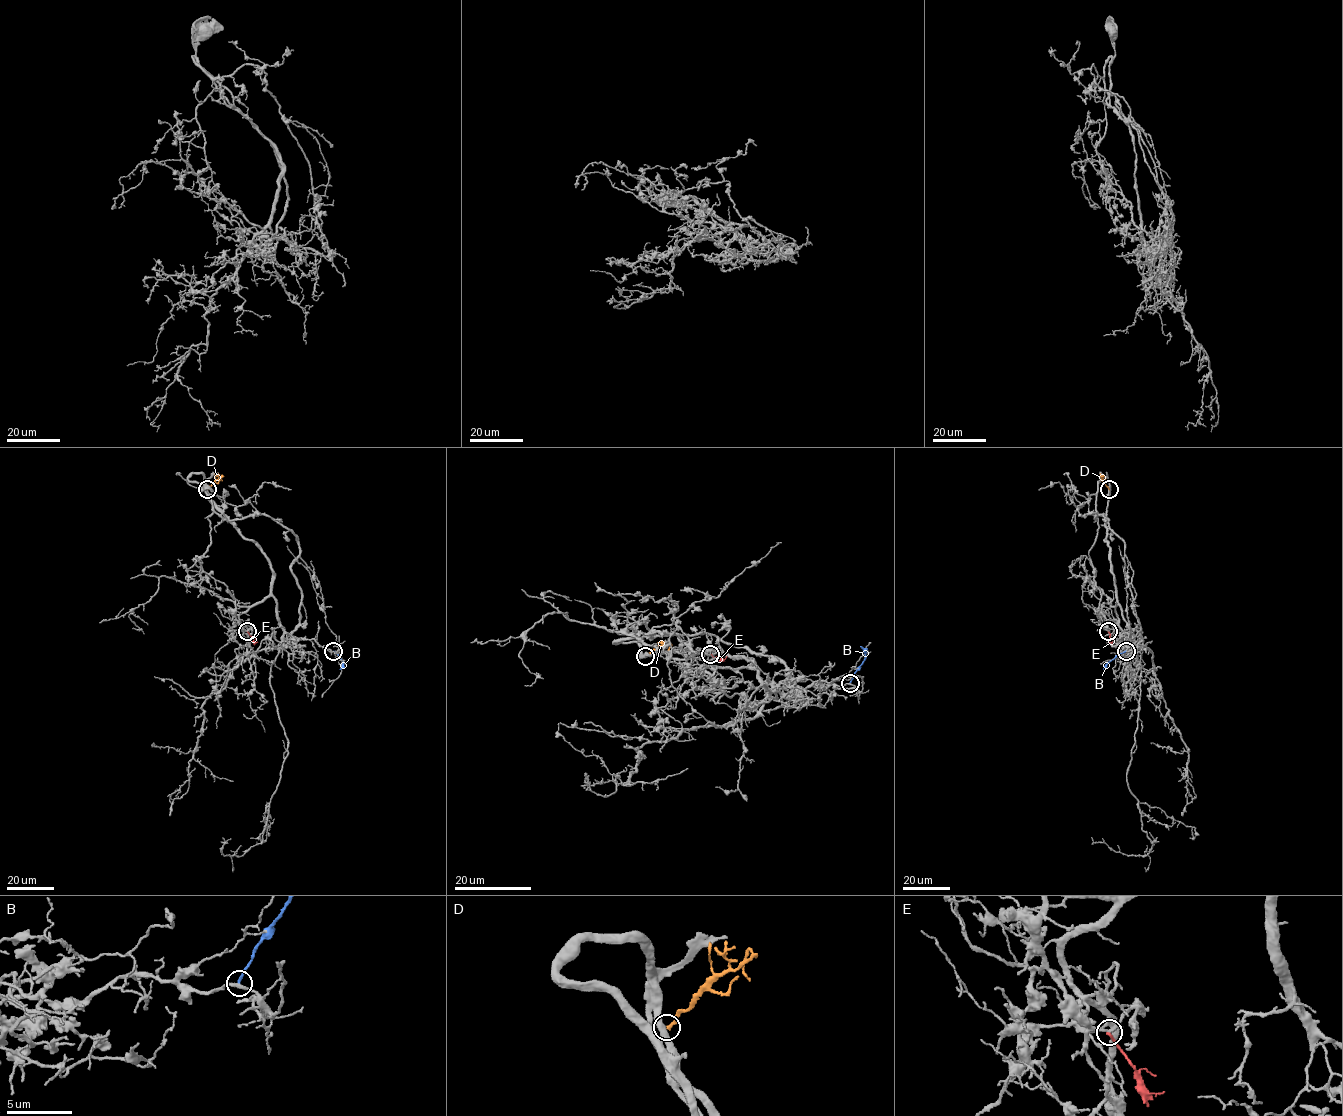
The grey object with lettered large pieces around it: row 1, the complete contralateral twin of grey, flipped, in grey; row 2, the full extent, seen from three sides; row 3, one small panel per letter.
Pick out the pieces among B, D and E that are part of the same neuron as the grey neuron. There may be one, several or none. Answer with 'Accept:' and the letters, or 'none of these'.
Accept: none of these

